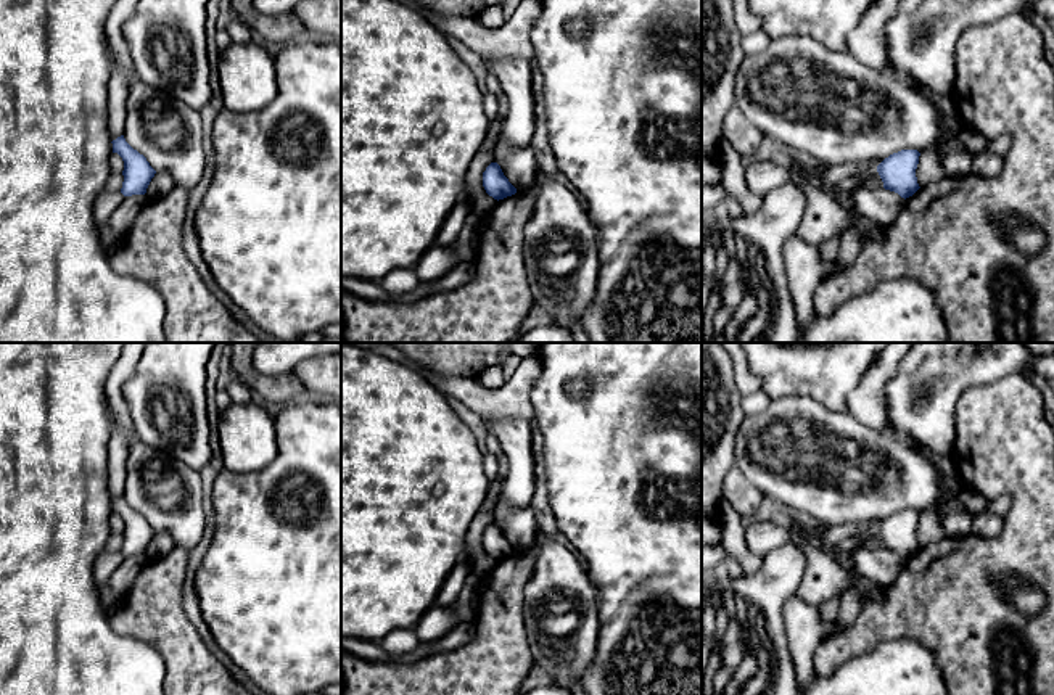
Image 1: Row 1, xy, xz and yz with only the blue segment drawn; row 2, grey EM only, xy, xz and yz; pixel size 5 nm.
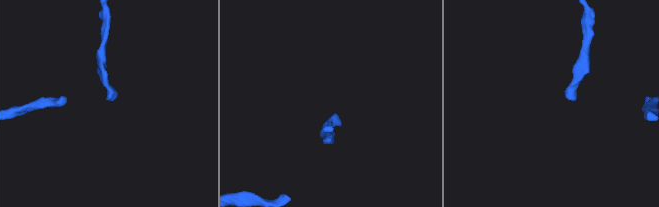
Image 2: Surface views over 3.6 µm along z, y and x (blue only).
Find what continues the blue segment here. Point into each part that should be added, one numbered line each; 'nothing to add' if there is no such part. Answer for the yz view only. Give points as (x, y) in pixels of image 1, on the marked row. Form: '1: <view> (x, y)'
nothing to add

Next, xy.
nothing to add

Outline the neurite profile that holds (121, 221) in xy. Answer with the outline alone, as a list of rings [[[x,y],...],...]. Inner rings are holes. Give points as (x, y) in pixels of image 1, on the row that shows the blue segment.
[[[132,195],[126,196],[124,201],[119,204],[119,208],[116,209],[109,220],[109,225],[119,241],[126,236],[134,219],[137,217],[137,214],[148,199],[150,198],[146,195]]]

